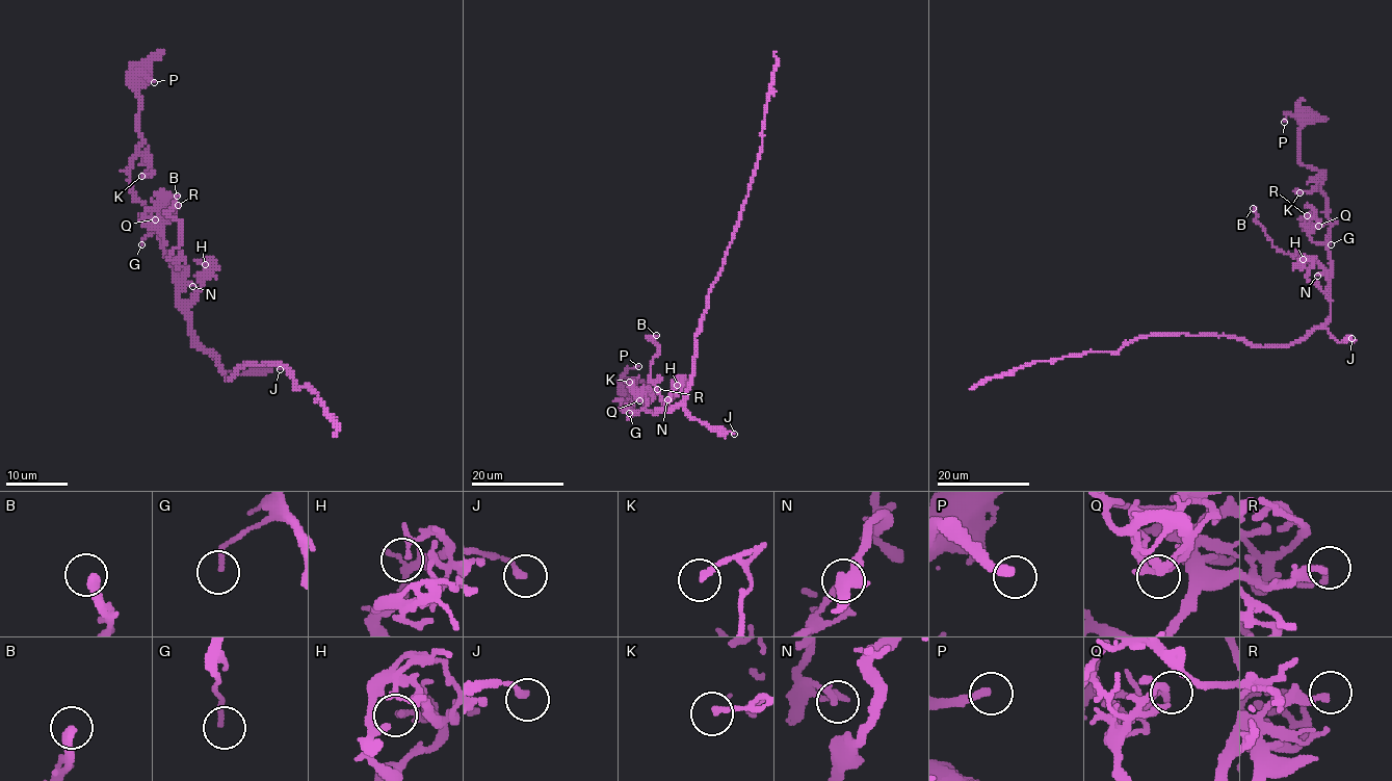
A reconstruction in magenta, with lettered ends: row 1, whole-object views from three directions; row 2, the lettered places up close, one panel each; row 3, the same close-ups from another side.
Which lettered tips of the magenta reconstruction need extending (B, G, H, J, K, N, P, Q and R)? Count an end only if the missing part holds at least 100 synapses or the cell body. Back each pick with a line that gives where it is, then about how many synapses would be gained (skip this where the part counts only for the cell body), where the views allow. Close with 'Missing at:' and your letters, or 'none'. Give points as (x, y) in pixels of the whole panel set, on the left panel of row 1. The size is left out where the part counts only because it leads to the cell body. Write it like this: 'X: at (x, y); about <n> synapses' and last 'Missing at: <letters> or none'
Missing at: none

